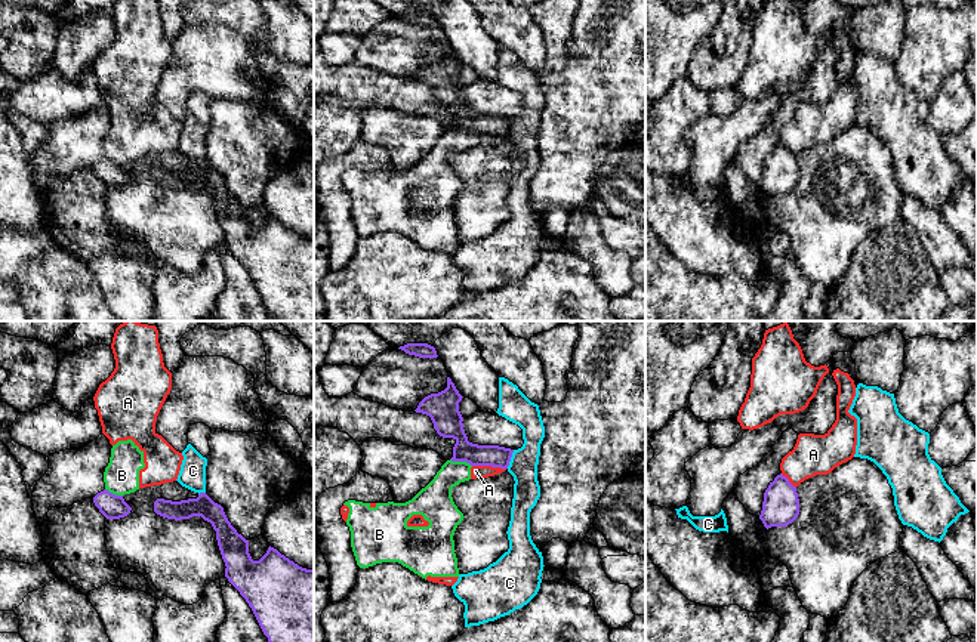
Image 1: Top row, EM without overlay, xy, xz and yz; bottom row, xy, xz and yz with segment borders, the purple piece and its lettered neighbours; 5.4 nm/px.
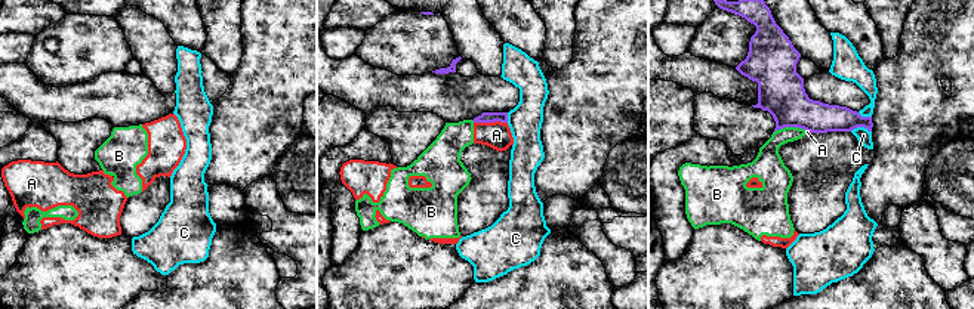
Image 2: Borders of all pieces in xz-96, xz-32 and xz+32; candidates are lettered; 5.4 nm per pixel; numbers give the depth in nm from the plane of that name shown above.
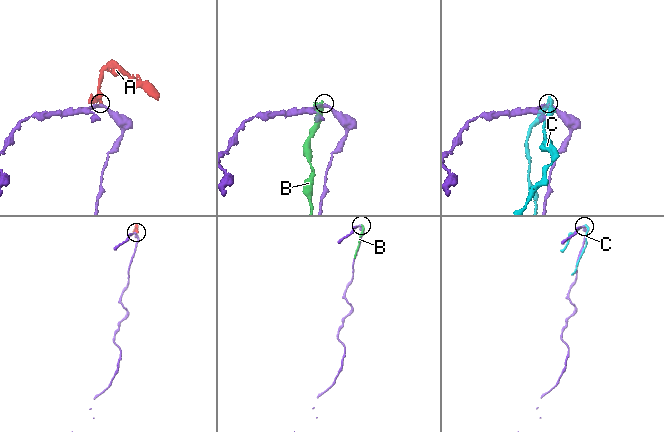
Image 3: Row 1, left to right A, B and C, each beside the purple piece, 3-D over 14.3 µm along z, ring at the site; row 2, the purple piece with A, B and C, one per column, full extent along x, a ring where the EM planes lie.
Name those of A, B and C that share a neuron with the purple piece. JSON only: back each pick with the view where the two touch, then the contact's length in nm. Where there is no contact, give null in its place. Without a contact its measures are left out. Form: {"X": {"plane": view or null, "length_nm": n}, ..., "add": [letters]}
{"add": []}

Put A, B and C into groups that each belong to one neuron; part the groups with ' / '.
A B / C

